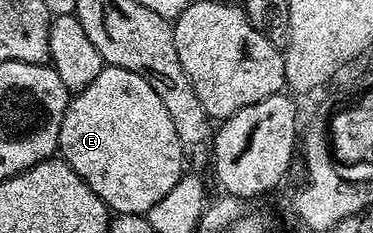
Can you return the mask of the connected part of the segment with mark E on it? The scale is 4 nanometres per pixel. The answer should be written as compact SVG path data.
M109 66L102 67L83 92L71 95L64 122L60 122L58 152L114 214L143 215L145 209L156 206L184 175L180 137L167 107L160 102L160 95L139 74Z

